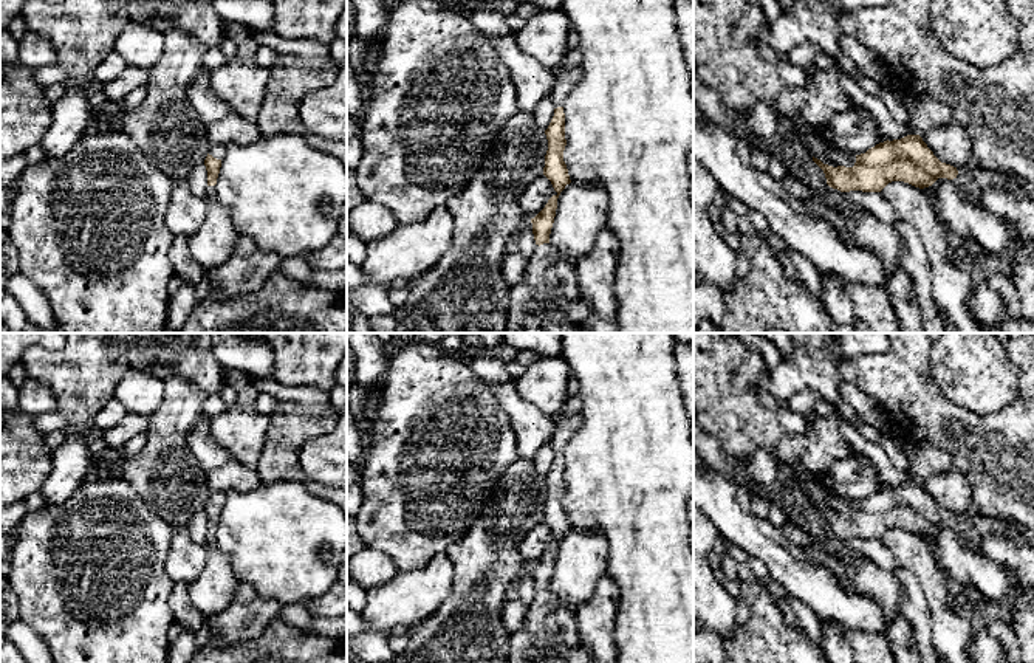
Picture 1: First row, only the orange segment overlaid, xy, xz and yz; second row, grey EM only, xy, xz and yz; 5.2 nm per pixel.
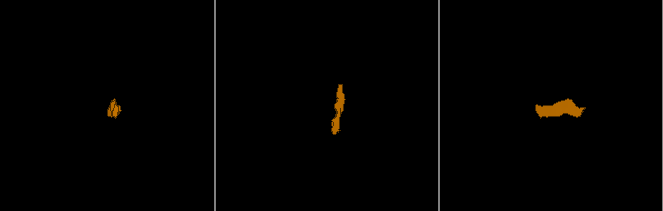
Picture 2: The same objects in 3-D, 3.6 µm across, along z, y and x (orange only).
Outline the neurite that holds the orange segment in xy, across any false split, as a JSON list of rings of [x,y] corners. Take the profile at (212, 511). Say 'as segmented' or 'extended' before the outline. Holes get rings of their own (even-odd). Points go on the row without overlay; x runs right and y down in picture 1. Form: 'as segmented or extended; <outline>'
extended; [[[207,500],[204,507],[204,513],[207,517],[207,541],[206,545],[211,548],[215,544],[215,531],[221,514],[221,507],[214,505]]]

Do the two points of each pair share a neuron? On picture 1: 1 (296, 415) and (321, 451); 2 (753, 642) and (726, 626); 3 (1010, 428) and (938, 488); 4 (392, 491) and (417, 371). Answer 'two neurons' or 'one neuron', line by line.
1: two neurons
2: two neurons
3: two neurons
4: one neuron

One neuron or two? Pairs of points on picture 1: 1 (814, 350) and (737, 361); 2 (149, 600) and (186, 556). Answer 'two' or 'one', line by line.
1: two
2: two

